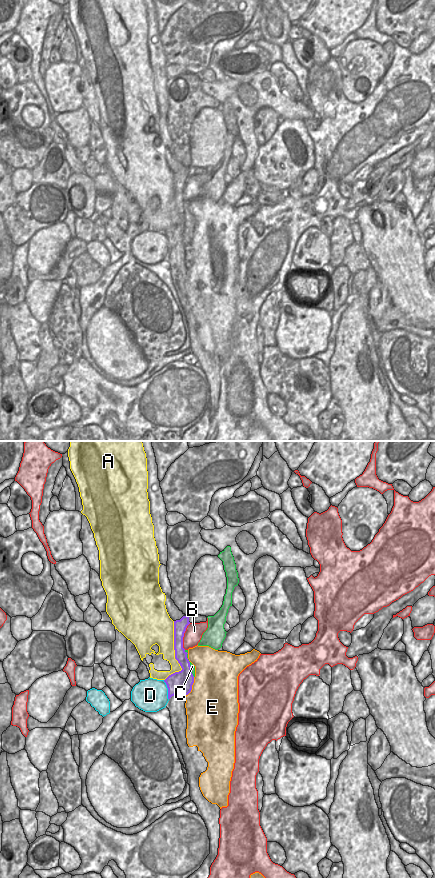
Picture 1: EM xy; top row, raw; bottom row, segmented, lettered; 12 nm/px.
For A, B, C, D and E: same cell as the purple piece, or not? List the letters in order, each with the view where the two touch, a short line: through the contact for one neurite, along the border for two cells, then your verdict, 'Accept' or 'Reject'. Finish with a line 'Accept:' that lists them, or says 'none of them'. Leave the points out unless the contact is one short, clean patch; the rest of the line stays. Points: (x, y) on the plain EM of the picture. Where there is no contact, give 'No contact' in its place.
A: Touches purple in xy. Reject
B: Touches purple in xy. Reject
C: Touches purple in xy. Line: xy (184, 202), (187, 205), (190, 222), (194, 228). Reject
D: Touches purple in xy. Line: xy (163, 232), (167, 240), (168, 251). Reject
E: Touches purple in xy. Reject
Accept: none of them

